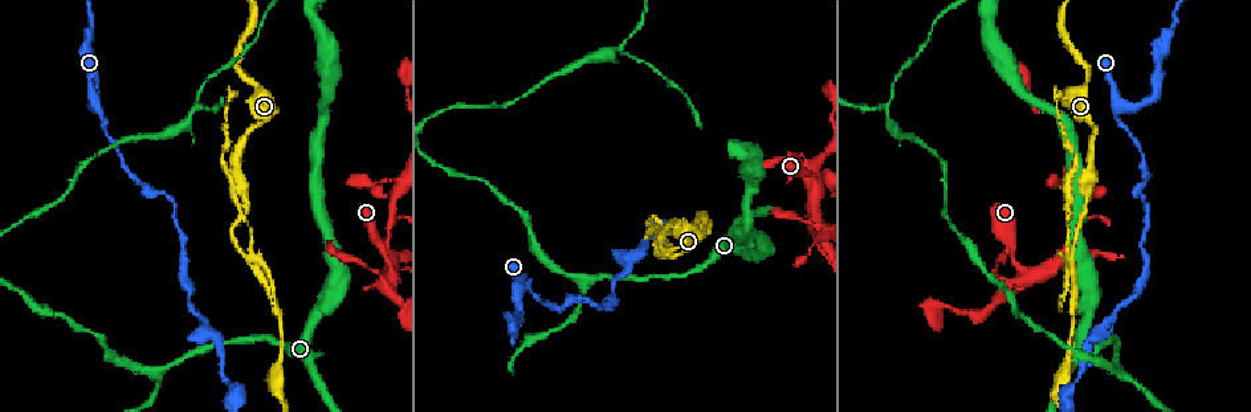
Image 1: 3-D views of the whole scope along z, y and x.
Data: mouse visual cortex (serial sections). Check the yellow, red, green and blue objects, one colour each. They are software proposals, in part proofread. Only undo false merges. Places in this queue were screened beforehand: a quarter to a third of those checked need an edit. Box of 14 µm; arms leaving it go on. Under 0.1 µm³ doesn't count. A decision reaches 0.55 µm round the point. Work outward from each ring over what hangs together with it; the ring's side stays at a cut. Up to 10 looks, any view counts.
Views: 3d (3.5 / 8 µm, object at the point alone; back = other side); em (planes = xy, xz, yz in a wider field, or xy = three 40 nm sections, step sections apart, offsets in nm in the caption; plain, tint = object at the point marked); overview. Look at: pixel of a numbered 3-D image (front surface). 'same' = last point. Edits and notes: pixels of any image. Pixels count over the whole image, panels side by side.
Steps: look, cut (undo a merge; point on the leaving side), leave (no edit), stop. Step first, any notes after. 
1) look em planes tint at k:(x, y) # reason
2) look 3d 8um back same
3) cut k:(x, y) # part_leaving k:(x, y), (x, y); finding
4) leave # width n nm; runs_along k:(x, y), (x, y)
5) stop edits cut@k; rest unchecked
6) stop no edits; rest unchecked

look 3d 3.5um at 1:(1086, 189) # calibre changes

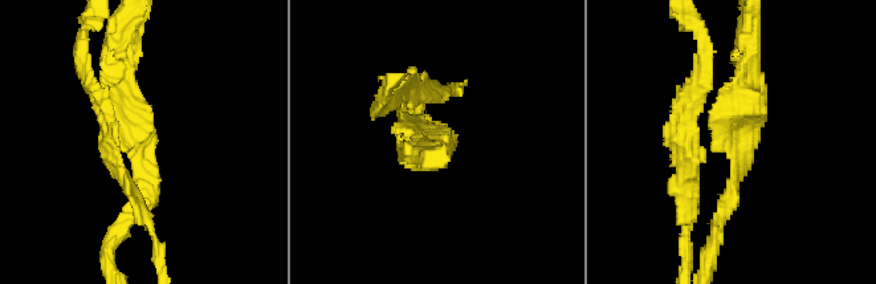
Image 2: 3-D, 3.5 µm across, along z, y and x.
leave # runs_along 2:(749, 60), (742, 165), (721, 218); one cell here

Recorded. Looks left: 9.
look em xy step 1 tint at 1:(1028, 276)

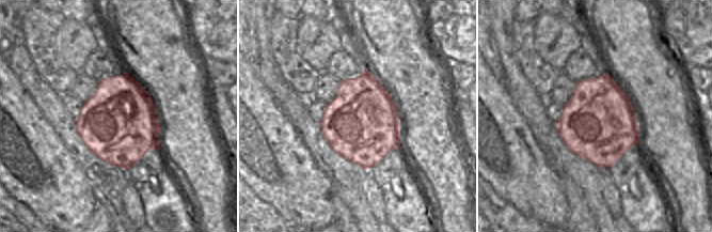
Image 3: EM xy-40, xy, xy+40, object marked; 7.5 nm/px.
look 3d 3.5um same

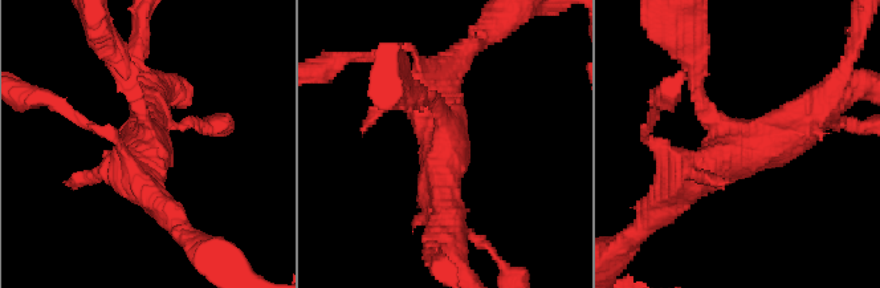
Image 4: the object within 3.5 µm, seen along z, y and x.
leave # arm_widths 200, 400, 400, 450 nm; continuous, no second cell

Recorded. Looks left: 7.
look 3d 3.5um at 1:(390, 182) # abrupt turn

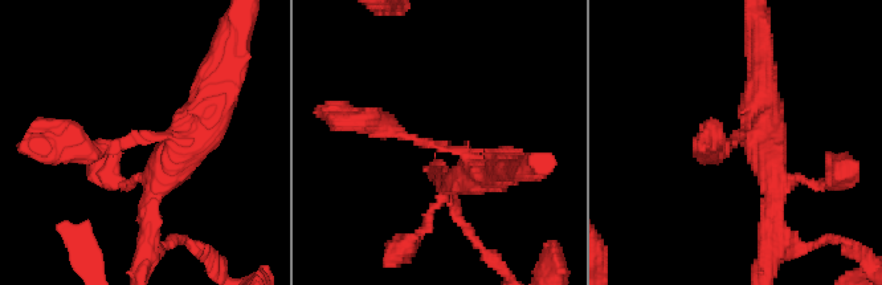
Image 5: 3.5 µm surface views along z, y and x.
look em xy step 5 tint at 5:(737, 143) # shape alone is not enough

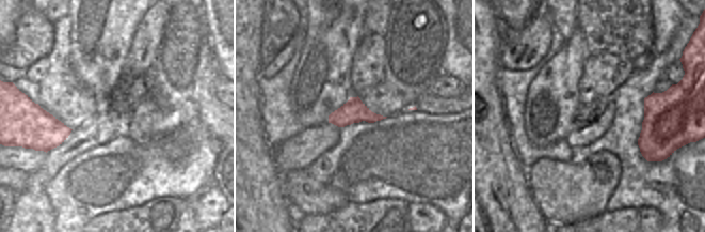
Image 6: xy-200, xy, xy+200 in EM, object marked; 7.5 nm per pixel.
look em xy step 2 tint same # another direction

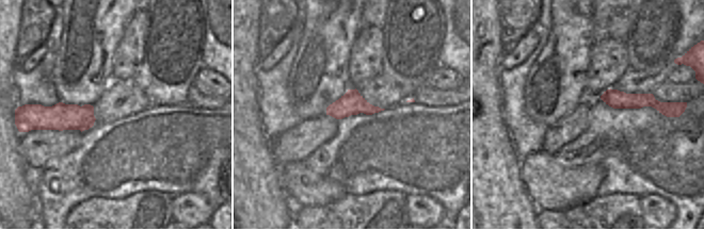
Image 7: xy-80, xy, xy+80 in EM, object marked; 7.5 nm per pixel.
leave # runs_along 7:(604, 97), (651, 100), (660, 109); continuous, no second cell

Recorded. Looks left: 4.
look 3d 3.5um at 1:(1072, 257) # a fork

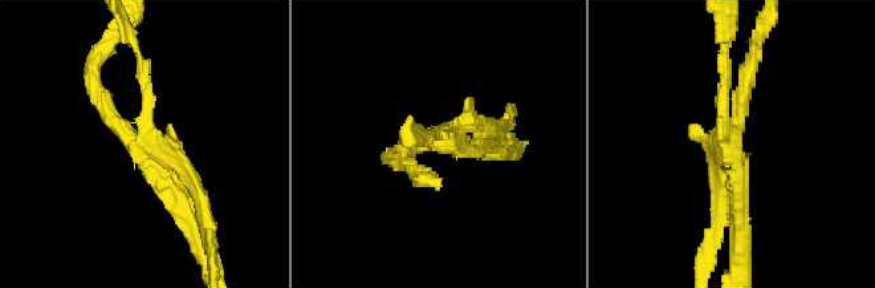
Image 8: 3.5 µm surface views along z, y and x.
leave # runs_along 8:(96, 84), (184, 215); all the same cell

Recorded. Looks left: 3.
look 3d 3.5um at 1:(519, 279) # a narrow waist

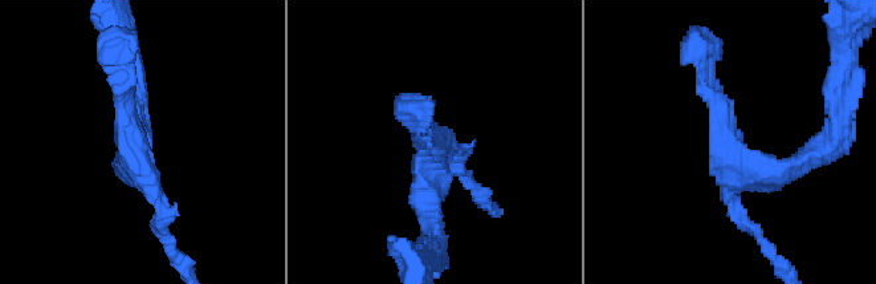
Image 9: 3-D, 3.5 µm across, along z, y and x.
look em xy step 3 tint at 9:(726, 160) # shape alone is not enough

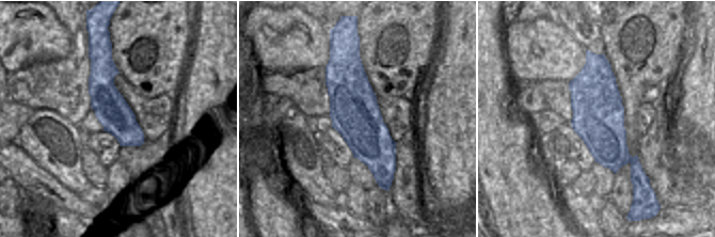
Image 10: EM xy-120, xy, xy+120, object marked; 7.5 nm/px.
leave # runs_along 10:(349, 49), (353, 110), (384, 185); all the same cell

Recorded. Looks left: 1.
stop no edits; rest unchecked

